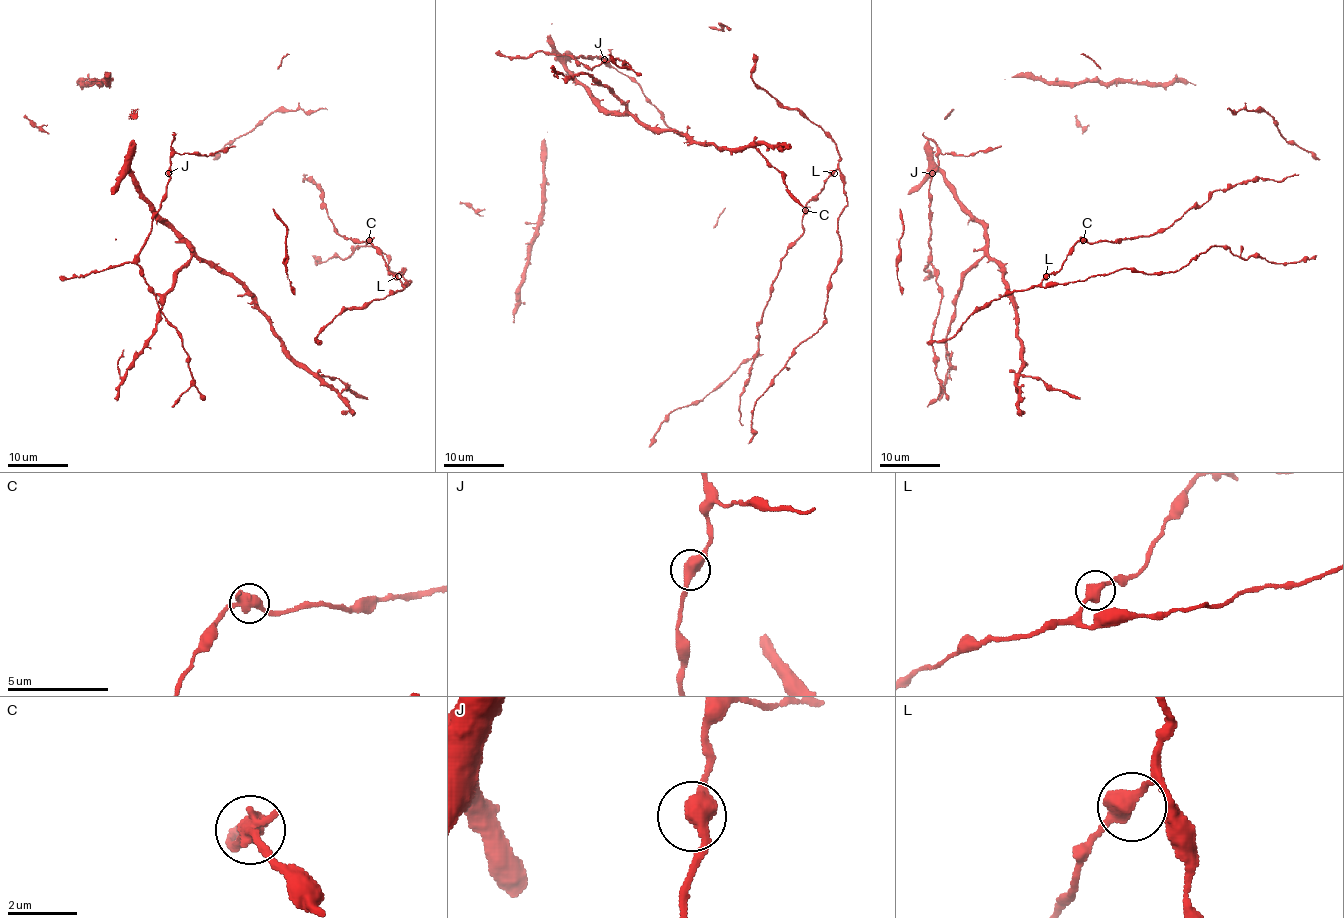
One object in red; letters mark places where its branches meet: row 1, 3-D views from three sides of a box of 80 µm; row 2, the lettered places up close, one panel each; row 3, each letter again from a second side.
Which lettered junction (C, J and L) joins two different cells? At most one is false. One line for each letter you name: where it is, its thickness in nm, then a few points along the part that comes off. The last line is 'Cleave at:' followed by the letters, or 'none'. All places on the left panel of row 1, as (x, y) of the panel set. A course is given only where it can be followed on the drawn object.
Cleave at: none

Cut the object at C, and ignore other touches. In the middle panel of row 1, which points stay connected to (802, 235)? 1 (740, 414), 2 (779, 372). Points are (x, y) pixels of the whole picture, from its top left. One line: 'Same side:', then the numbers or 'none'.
Same side: 1

